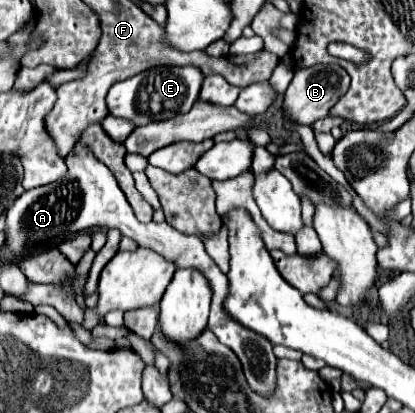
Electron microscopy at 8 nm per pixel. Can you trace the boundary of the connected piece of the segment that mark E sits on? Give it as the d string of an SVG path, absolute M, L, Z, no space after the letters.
M155 67L155 69L143 71L141 75L135 75L133 79L125 79L125 81L115 83L107 93L107 109L111 115L127 119L135 127L147 125L149 121L167 121L179 113L187 113L193 107L193 103L199 97L201 83L203 83L203 75L197 71L197 67L159 67L159 69Z

